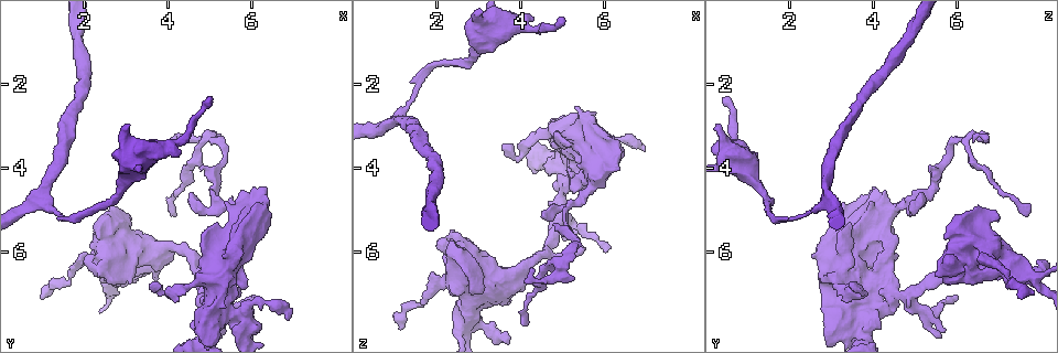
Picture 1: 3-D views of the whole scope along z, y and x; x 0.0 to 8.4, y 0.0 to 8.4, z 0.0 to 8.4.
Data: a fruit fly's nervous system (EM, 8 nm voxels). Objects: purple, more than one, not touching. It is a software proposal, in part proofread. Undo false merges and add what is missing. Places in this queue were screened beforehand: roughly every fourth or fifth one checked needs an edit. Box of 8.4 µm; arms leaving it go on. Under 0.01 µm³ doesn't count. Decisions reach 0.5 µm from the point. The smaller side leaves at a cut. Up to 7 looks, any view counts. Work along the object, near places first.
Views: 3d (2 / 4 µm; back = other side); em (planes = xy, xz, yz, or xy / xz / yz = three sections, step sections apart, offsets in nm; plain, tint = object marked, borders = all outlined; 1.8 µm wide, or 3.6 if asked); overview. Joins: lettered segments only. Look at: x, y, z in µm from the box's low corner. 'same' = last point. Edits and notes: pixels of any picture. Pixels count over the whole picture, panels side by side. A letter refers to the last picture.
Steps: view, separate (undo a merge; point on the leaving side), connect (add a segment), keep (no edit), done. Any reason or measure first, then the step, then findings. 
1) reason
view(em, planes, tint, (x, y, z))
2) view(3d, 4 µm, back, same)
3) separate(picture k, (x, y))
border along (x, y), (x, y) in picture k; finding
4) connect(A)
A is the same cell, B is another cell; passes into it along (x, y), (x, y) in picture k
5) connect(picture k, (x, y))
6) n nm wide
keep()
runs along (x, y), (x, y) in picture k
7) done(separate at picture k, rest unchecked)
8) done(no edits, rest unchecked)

view(em, xy, step 8, tint, (2.75, 6.45, 7.70))

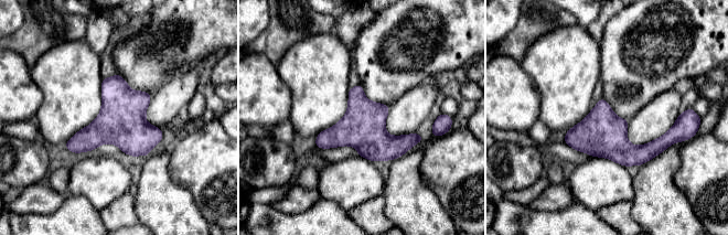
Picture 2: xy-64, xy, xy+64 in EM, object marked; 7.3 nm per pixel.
view(em, planes, tint, same)

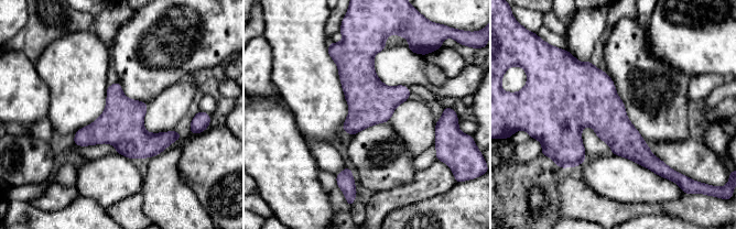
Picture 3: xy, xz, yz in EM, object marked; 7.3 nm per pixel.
view(em, planes, borders, same)

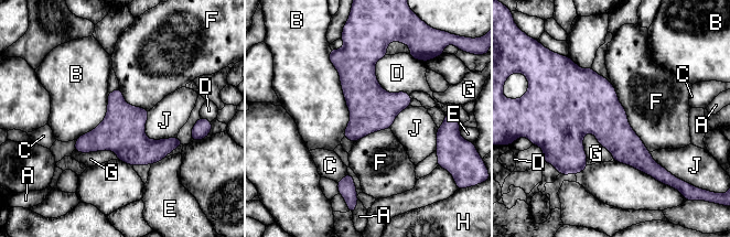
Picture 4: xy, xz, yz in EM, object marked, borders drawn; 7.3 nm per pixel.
320 nm wide
keep()
A, B, C, D, E, F, G, H and J are other cells; one neuron here

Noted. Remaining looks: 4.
touches itself
view(em, planes, tint, (5.40, 6.15, 4.40))

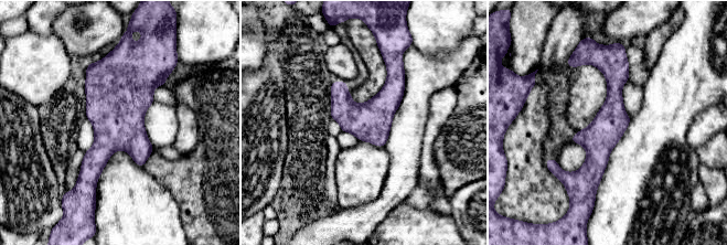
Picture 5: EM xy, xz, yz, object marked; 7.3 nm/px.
view(em, planes, borders, same)

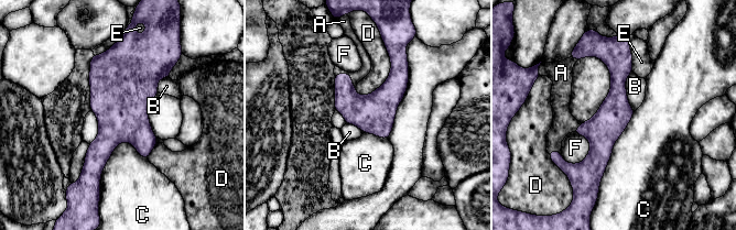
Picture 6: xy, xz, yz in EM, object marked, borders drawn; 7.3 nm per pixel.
240 nm wide
connect(A)
A is the same cell, B, C, D, E and F are other cells; passes into it along (353, 107), (347, 74), (357, 76) in picture 6; the neuron continues

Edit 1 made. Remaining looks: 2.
view(em, planes, tint, (5.35, 7.70, 5.35))

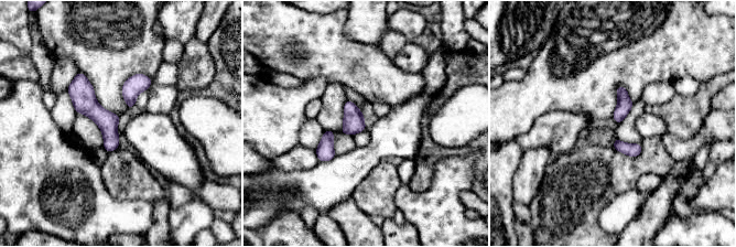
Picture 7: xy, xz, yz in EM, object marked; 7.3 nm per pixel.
what lies round it
view(em, planes, borders, same)

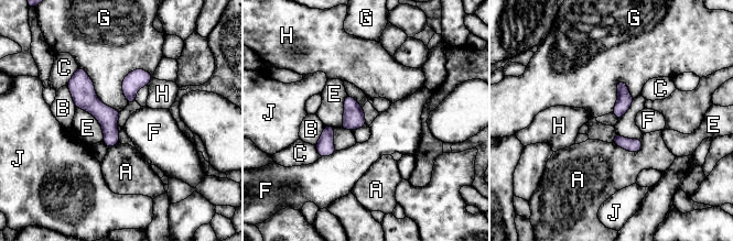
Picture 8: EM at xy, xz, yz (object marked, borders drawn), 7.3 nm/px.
110 nm wide; G touches over 440 nm
keep()
A, B, C, E, F, G, H and J are other cells; all the same neuron

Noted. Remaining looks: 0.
done(connect at picture 6, rest unchecked)

